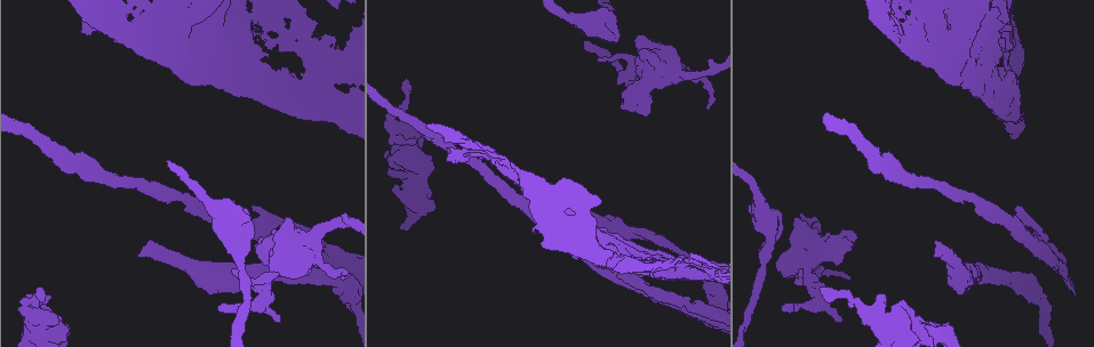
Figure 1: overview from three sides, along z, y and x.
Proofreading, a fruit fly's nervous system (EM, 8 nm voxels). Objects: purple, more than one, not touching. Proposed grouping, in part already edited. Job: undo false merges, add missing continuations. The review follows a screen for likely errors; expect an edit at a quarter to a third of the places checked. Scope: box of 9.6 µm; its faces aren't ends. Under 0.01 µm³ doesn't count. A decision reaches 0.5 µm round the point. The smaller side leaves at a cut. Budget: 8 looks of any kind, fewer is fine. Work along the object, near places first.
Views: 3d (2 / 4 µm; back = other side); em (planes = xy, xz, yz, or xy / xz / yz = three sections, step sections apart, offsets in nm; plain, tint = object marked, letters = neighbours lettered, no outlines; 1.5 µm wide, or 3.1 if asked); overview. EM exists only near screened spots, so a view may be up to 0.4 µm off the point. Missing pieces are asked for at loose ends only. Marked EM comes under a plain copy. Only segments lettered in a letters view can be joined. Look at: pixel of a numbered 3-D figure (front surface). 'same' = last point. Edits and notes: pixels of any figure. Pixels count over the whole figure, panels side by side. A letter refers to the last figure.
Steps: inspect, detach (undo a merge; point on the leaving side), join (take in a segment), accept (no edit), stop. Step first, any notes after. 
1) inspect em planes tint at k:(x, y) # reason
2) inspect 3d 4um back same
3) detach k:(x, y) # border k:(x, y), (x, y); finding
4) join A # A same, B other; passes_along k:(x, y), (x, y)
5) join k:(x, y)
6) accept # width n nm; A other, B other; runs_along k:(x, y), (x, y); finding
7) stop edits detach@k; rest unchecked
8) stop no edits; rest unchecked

inspect 3d 2um at 1:(280, 321) # free end

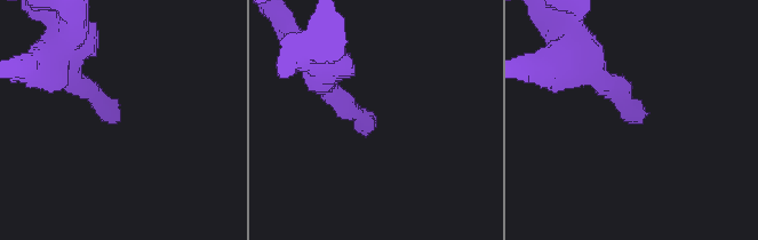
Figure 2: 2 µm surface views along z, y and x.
inspect em planes letters at 2:(371, 129)

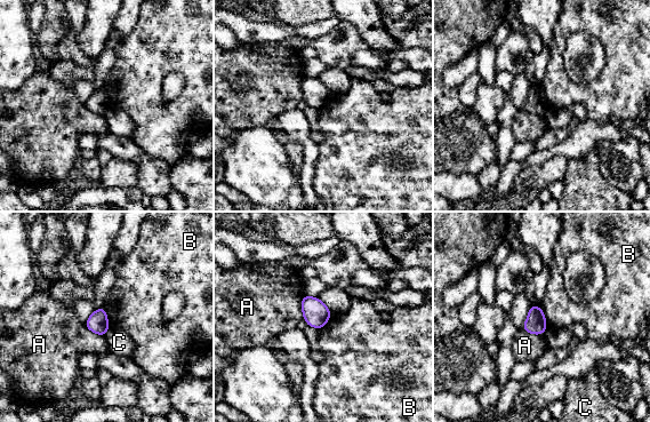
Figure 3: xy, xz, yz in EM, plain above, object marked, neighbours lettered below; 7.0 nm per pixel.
accept # longest_contact A 170 nm; A other, B other, C other; border 3:(538, 307), (544, 315), (547, 326); no lettered segment goes on from it

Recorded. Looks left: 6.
inspect em xy step 8 letters at 1:(247, 240) # free end

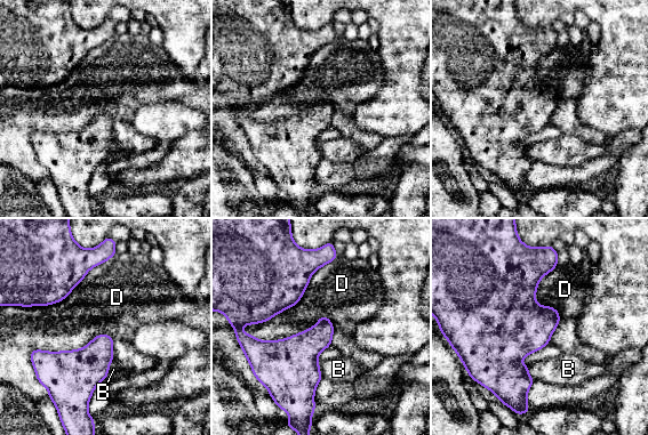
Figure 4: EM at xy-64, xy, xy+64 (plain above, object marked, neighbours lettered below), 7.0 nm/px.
inspect em planes letters same # cut it another way

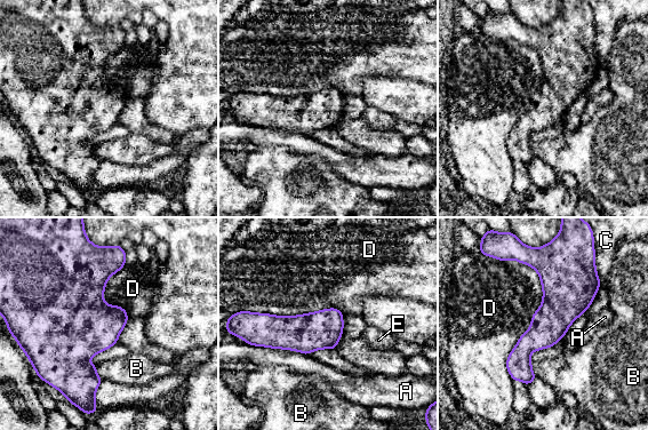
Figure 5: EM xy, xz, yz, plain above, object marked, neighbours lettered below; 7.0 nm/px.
accept # width 260 nm; A other, B other, C other, D other, E other; border 5:(508, 259), (542, 287), (512, 380); none of them fits

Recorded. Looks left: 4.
inspect 3d 4um back at 1:(937, 253) # branch stops here

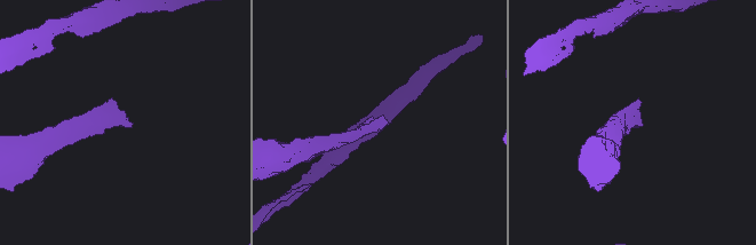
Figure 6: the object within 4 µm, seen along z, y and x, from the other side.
inspect em planes letters at 6:(633, 123) # now the EM

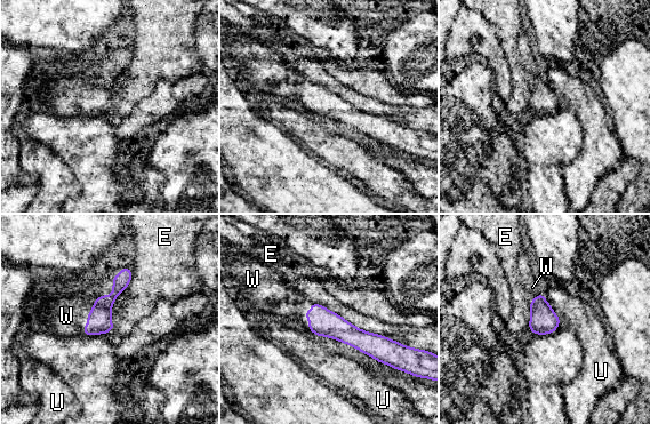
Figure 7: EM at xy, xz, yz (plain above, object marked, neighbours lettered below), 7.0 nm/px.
join W # E other, U other, W same; it goes on there

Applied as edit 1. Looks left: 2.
stop edits join@7; rest unchecked

